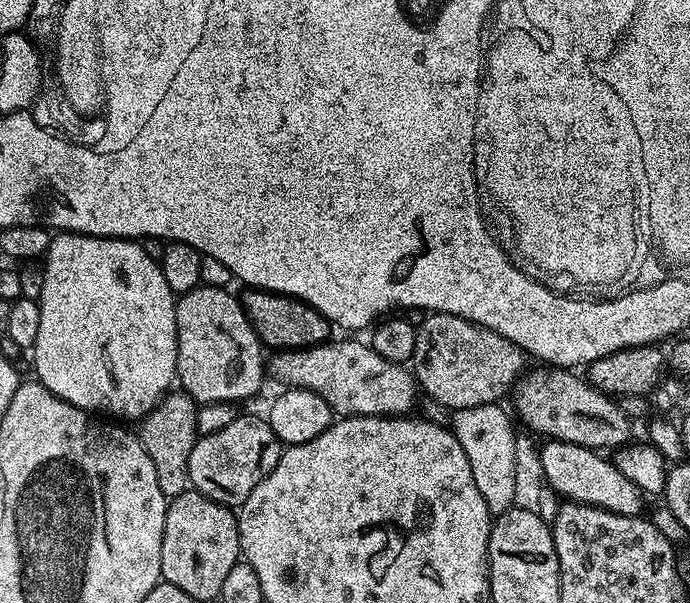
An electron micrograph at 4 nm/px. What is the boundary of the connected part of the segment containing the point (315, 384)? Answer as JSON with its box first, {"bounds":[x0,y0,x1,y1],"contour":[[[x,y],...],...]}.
{"bounds":[270,340,418,417],"contour":[[[340,340],[337,344],[325,342],[317,344],[315,348],[301,348],[299,350],[280,350],[271,357],[270,368],[276,371],[278,379],[284,386],[305,388],[318,394],[331,406],[337,417],[349,416],[406,416],[418,404],[418,385],[415,376],[405,365],[390,362],[390,358],[382,358],[373,350],[371,343],[360,340]]]}

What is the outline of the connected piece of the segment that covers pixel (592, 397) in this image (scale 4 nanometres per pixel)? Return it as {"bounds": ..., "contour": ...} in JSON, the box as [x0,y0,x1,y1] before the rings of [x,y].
{"bounds":[514,366,633,450],"contour":[[[540,366],[533,376],[525,375],[514,392],[515,415],[518,418],[520,415],[521,420],[534,431],[541,432],[541,437],[552,440],[597,450],[615,450],[629,443],[631,436],[628,435],[632,432],[633,421],[627,411],[613,397],[588,383],[583,375],[576,375],[580,374],[567,368],[551,366]]]}

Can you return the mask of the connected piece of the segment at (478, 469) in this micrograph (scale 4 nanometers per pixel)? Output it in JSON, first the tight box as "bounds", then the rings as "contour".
{"bounds":[451,403,517,514],"contour":[[[499,403],[473,408],[457,408],[451,413],[451,430],[458,438],[466,458],[470,462],[470,474],[474,474],[474,483],[478,486],[482,498],[486,498],[489,512],[499,514],[508,511],[514,505],[514,450],[516,449],[517,429],[512,429],[513,417]]]}

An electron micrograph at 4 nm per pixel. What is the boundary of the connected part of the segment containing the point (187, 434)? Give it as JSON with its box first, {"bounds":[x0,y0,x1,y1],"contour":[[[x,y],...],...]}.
{"bounds":[138,391,198,498],"contour":[[[169,391],[157,404],[155,410],[144,417],[138,428],[138,435],[144,444],[144,449],[148,451],[154,462],[154,470],[158,470],[158,486],[162,486],[162,494],[169,498],[181,496],[190,488],[188,467],[190,466],[190,450],[194,450],[198,439],[197,407],[196,401],[187,392]]]}

